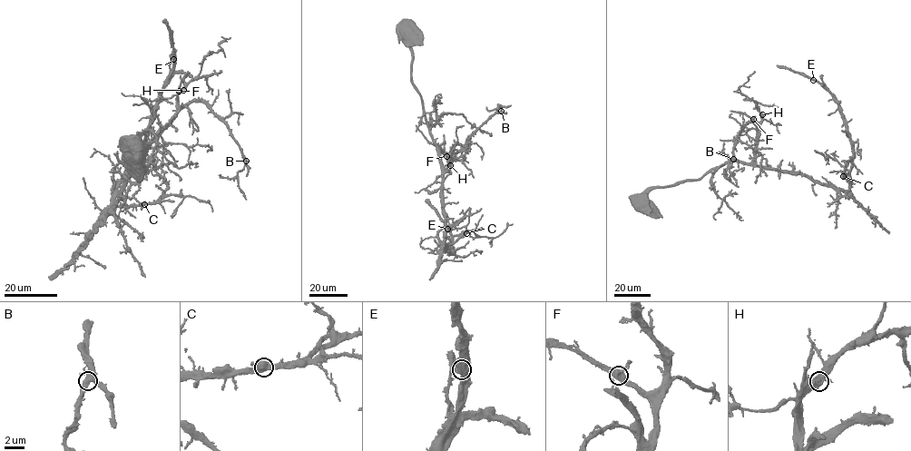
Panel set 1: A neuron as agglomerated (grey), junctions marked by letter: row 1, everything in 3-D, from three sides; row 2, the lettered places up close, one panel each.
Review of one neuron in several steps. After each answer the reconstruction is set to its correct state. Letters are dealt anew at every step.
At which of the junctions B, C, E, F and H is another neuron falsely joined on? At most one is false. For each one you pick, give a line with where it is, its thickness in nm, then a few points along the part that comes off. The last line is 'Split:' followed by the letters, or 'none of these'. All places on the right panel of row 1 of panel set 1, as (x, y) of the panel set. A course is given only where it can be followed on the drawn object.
Split: none of these

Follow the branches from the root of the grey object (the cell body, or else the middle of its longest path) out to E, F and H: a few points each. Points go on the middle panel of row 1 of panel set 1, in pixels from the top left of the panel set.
E: (409, 26), (412, 83), (423, 102), (440, 161), (444, 247), (448, 254), (455, 250), (451, 251), (447, 229)
F: (409, 26), (412, 83), (423, 102), (433, 142), (450, 157), (448, 161), (445, 156)
H: (409, 26), (412, 83), (423, 102), (433, 142), (450, 157), (448, 162), (450, 165)

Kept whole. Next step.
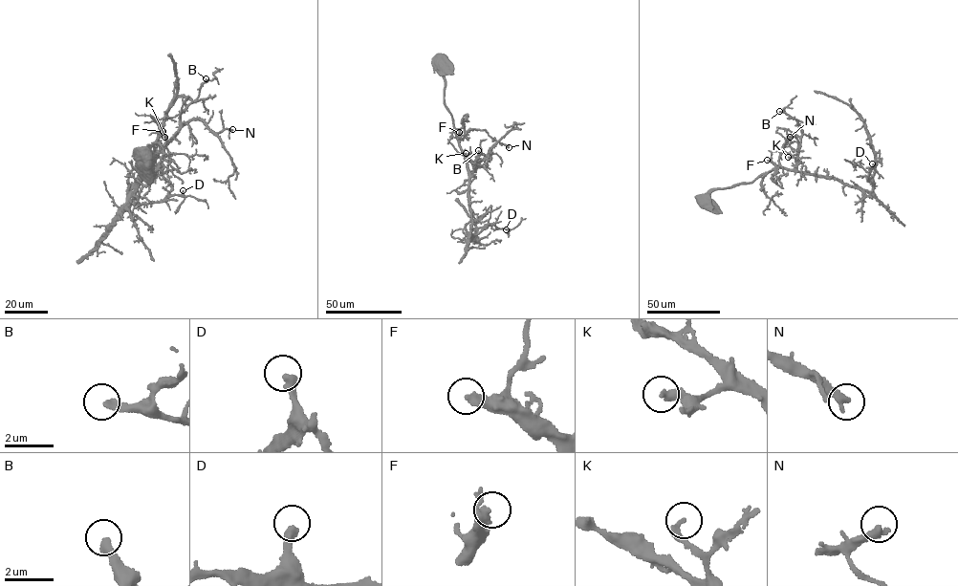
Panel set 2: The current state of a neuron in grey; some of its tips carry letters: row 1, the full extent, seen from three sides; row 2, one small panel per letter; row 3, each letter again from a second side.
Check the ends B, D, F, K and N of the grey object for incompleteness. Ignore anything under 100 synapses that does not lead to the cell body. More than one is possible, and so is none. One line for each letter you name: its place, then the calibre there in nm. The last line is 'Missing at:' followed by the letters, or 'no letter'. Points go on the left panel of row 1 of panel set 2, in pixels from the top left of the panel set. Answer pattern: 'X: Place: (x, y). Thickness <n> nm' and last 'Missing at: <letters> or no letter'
F: Place: (163, 131). Thickness 400 nm
Missing at: F

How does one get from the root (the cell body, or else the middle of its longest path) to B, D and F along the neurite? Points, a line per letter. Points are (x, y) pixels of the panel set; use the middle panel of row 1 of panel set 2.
B: (442, 59), (445, 105), (453, 120), (461, 152), (475, 164), (474, 171), (480, 165), (478, 150)
D: (442, 59), (445, 105), (453, 120), (468, 174), (470, 232), (477, 234), (492, 225), (506, 229)
F: (442, 59), (445, 105), (458, 141), (459, 132)

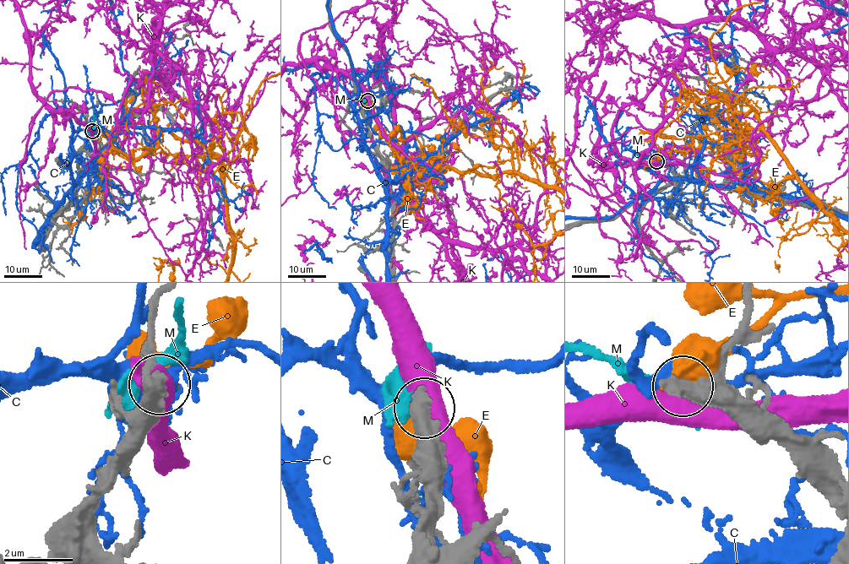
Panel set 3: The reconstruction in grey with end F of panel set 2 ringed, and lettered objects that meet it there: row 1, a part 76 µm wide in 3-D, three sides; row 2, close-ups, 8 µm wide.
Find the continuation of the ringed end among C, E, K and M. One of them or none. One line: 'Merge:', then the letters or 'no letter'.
Merge: no letter

